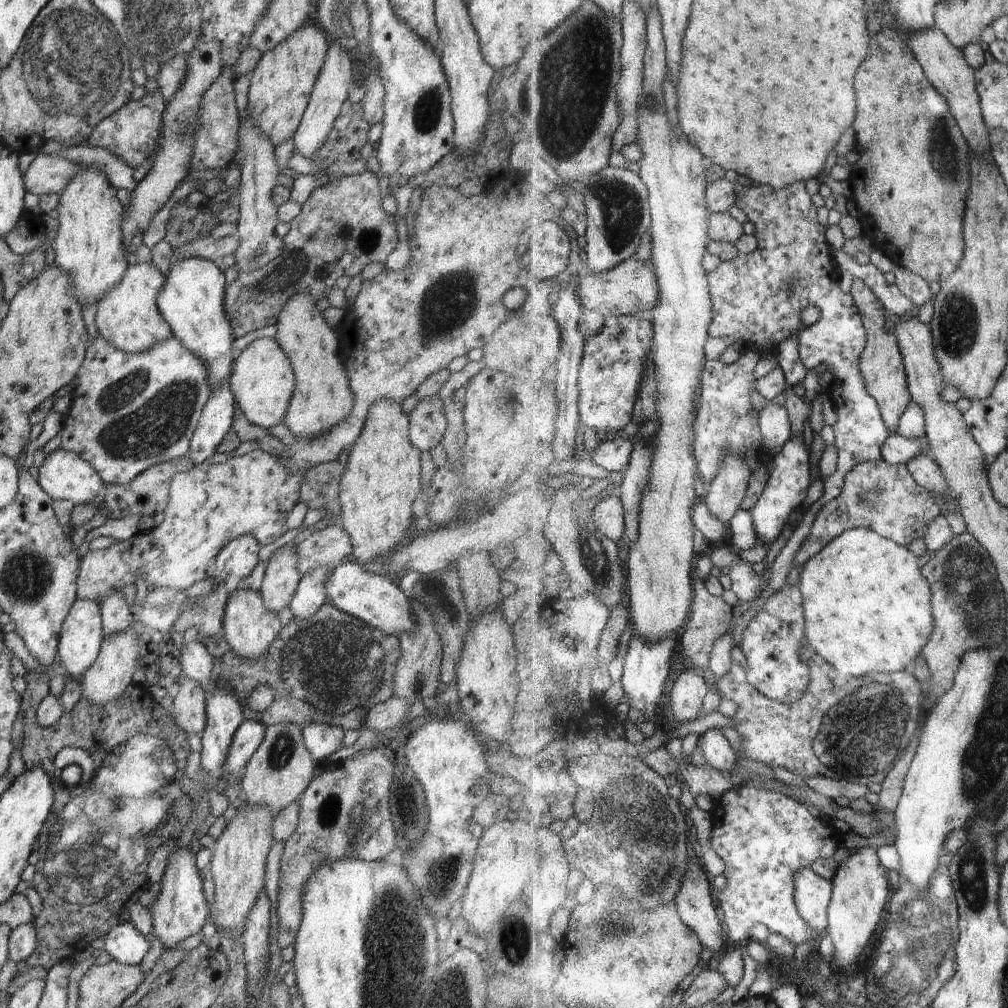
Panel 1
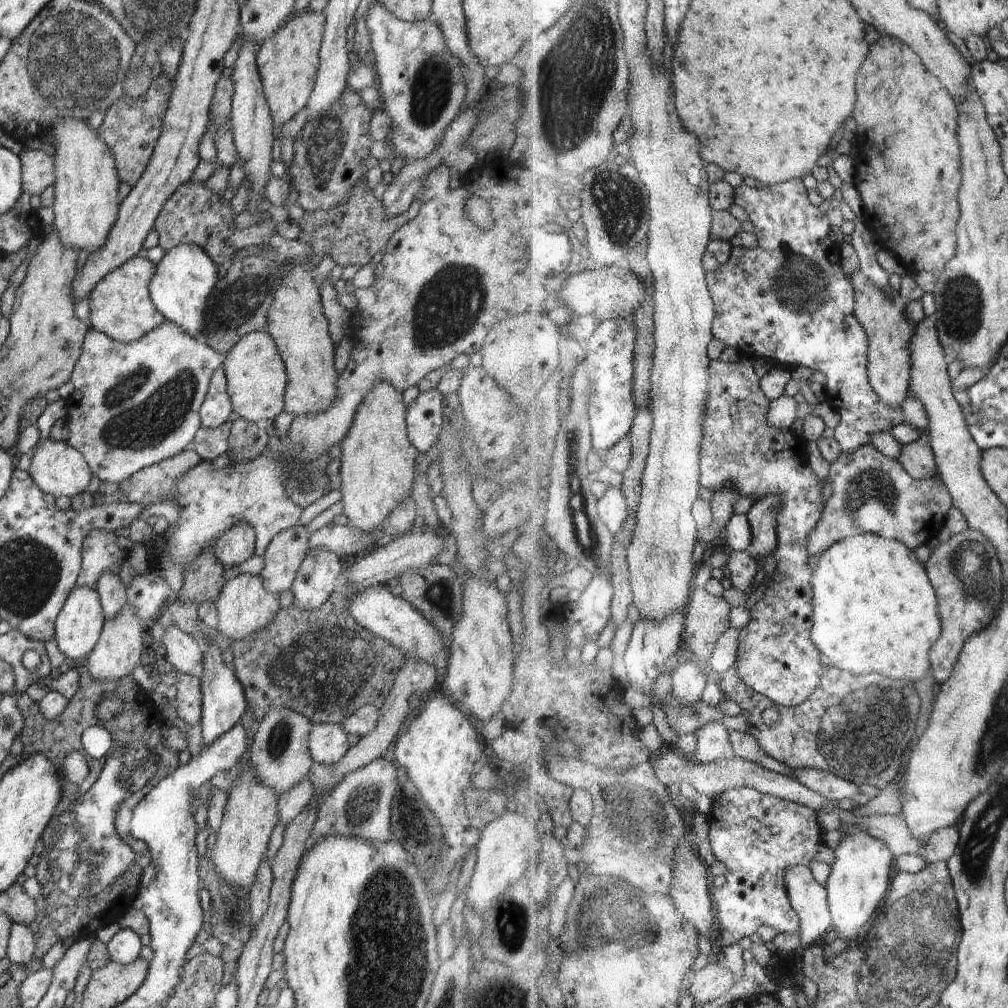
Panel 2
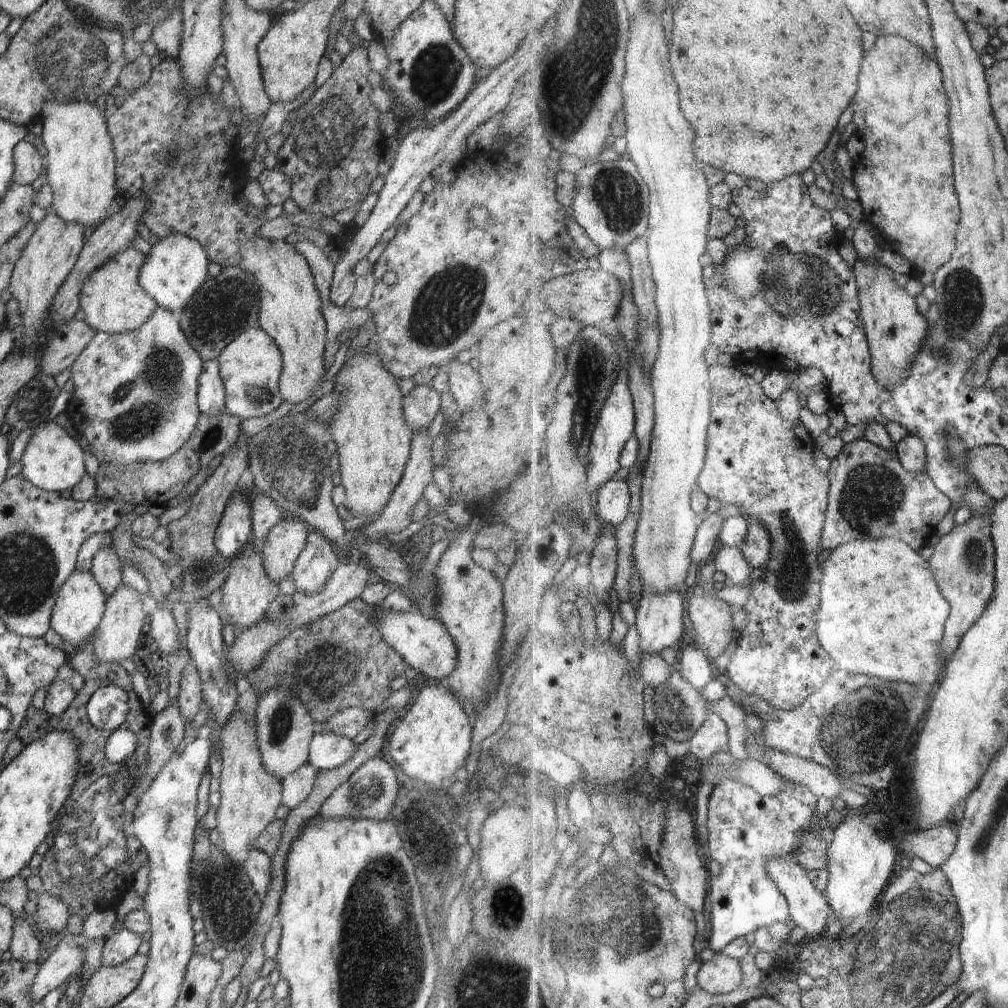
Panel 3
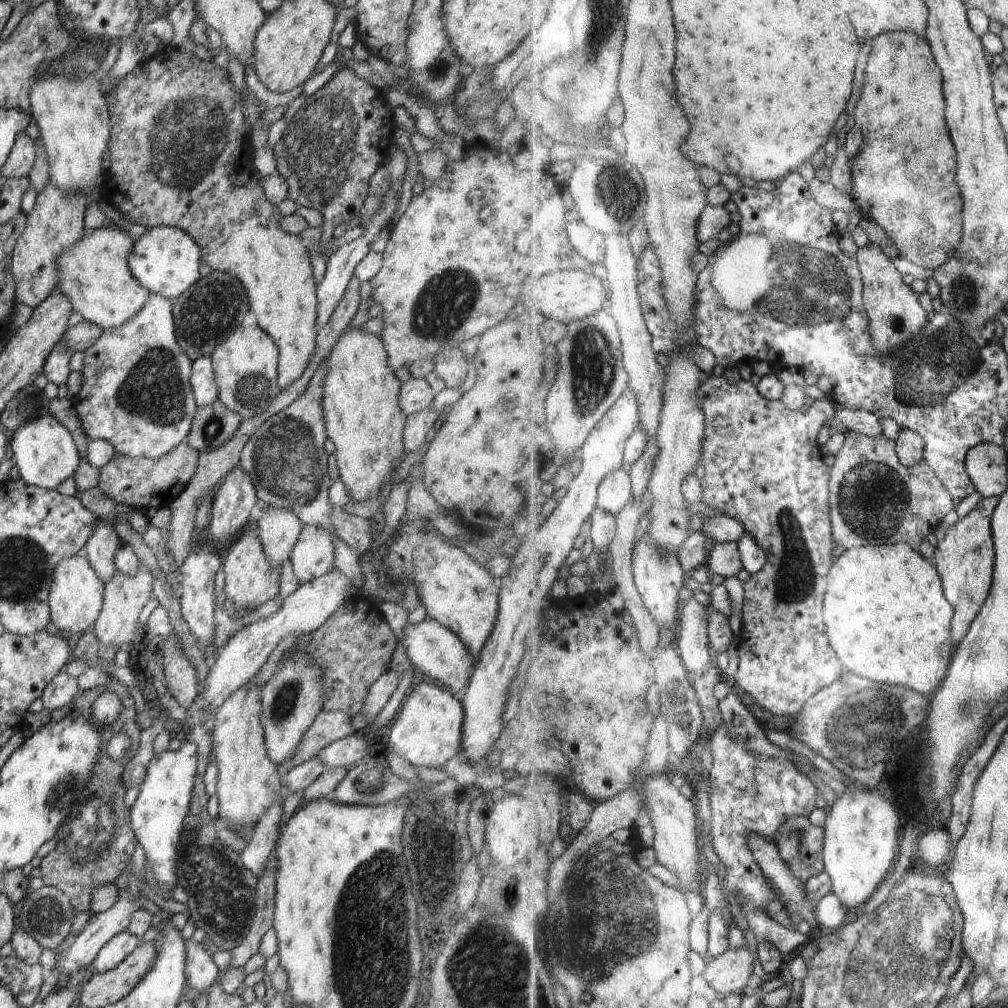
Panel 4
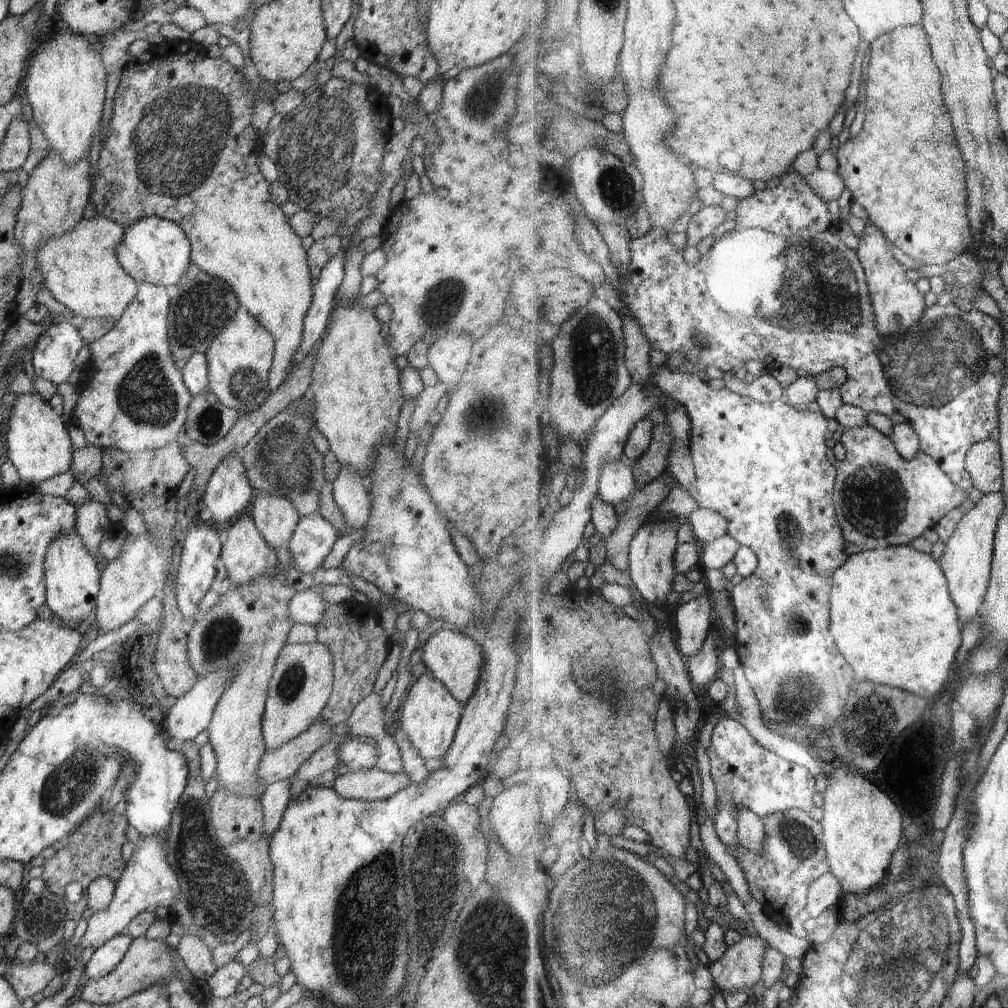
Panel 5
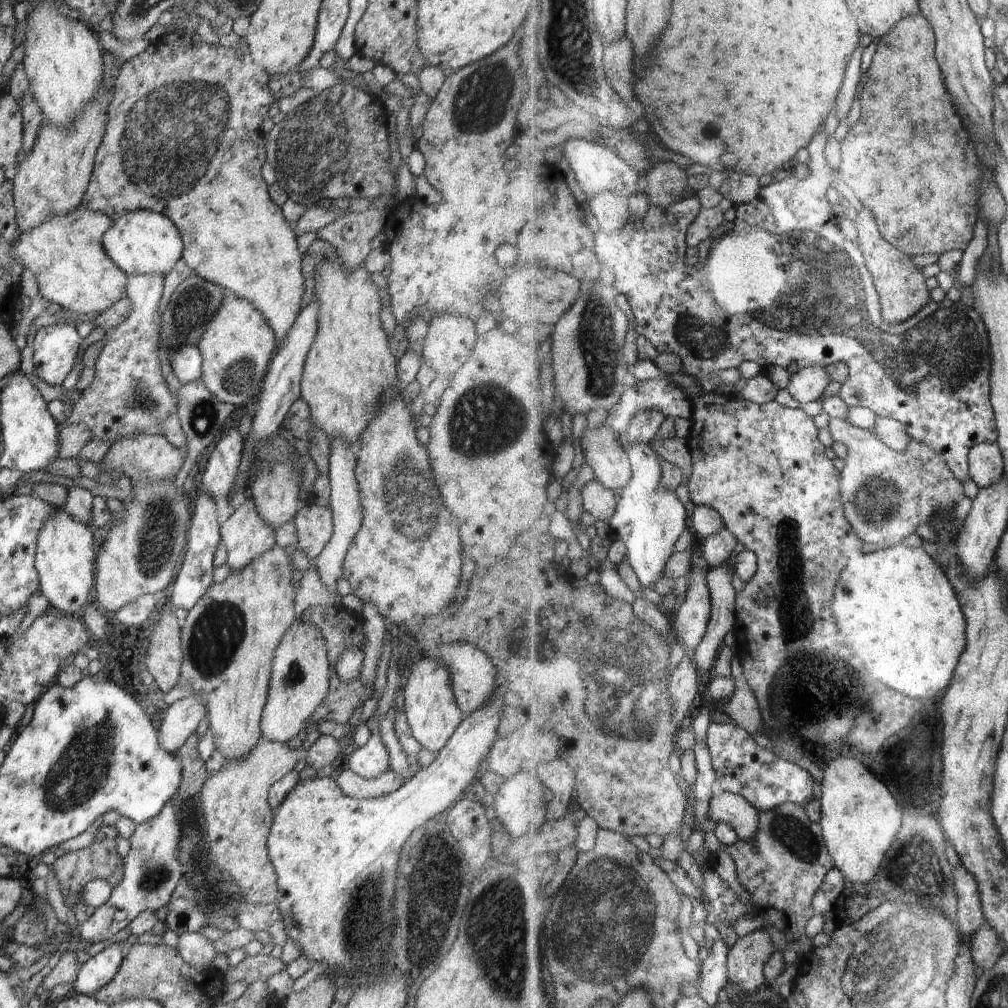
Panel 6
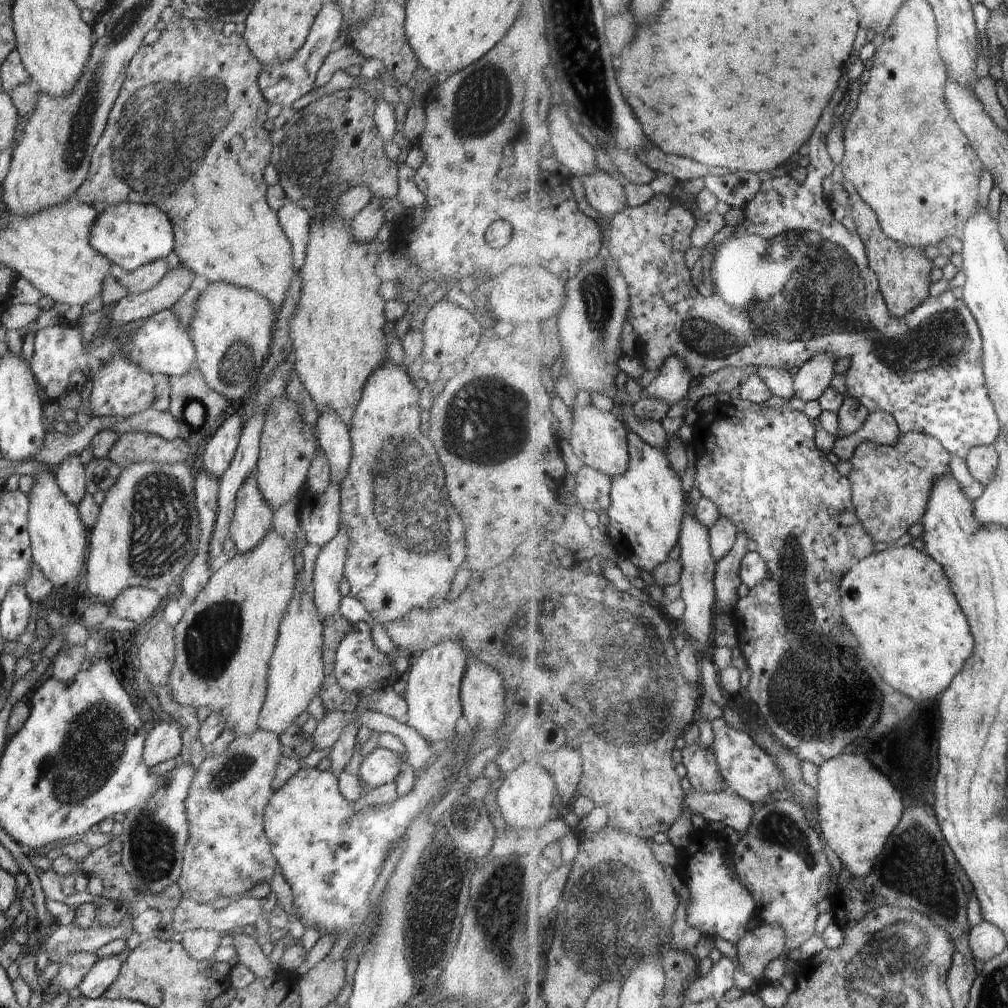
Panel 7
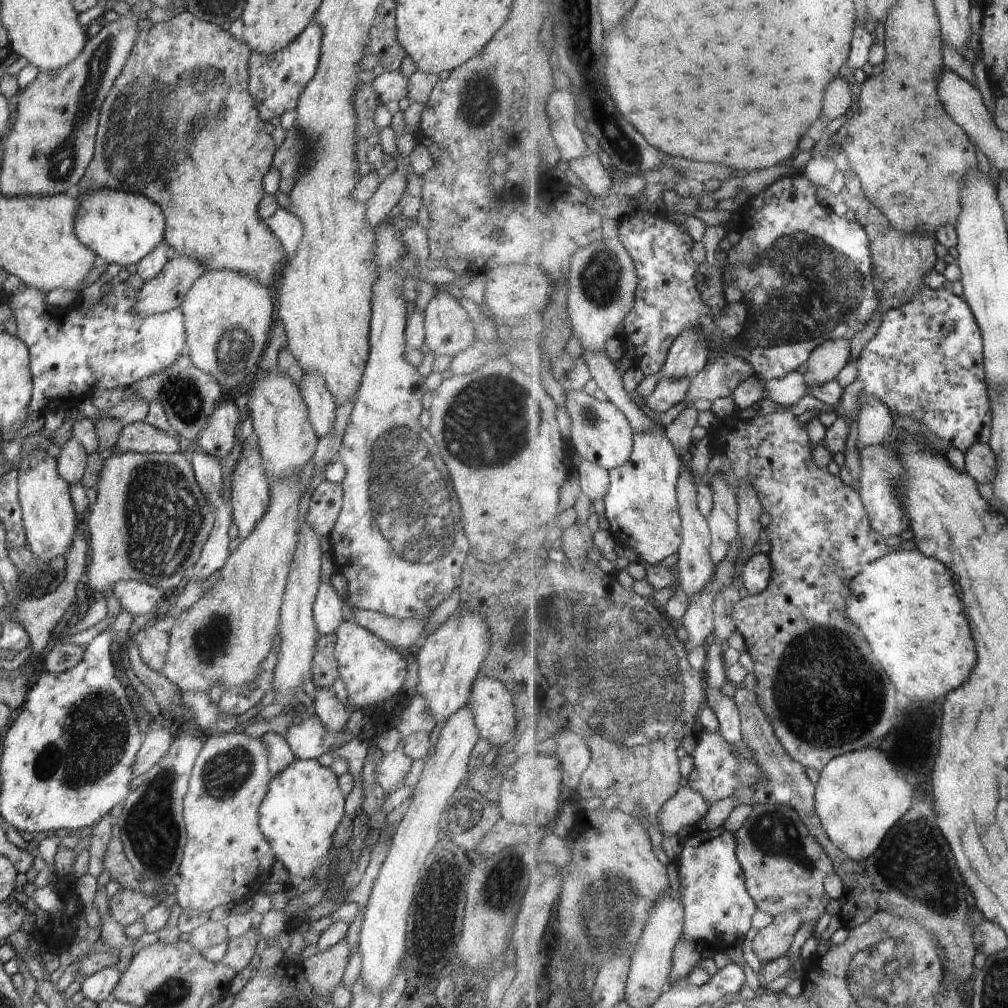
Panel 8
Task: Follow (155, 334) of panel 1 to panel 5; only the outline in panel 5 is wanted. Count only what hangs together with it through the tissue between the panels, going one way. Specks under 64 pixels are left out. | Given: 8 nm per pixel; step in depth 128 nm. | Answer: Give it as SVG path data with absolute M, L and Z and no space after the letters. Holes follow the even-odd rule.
M98 215L90 220L80 220L76 224L76 228L64 232L62 236L52 236L38 246L36 264L44 276L44 287L48 289L51 296L71 310L74 315L84 319L112 318L112 320L118 321L126 308L134 302L134 298L138 294L138 282L124 271L116 256L116 246L122 244L124 230L125 228L116 222Z

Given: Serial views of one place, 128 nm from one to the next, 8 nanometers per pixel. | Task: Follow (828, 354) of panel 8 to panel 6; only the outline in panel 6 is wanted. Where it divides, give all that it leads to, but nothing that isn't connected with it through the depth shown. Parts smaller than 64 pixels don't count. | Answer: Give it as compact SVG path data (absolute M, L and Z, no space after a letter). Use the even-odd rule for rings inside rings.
M809 366L793 375L789 392L802 404L820 400L833 380L827 367Z

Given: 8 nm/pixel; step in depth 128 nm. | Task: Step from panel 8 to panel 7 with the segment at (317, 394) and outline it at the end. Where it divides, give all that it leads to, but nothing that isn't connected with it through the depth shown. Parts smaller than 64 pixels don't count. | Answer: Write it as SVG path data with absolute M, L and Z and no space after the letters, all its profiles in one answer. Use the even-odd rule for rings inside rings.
M322 410L318 414L315 434L330 466L331 483L340 486L348 472L352 456L347 426L342 424L332 410Z

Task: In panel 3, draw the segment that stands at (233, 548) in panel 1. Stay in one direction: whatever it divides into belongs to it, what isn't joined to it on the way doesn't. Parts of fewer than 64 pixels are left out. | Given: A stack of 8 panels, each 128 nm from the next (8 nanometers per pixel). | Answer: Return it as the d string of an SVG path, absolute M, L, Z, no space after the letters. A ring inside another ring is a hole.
M237 491L228 500L226 510L214 534L214 543L220 557L236 558L250 540L252 529L251 504L243 492Z

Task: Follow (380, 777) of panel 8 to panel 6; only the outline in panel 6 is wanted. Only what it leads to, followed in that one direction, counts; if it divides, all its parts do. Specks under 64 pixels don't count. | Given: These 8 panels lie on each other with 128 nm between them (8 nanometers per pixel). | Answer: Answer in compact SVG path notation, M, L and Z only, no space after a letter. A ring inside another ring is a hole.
M372 730L372 736L364 746L356 748L342 763L341 767L366 779L378 778L392 769L389 754L378 736L378 730Z

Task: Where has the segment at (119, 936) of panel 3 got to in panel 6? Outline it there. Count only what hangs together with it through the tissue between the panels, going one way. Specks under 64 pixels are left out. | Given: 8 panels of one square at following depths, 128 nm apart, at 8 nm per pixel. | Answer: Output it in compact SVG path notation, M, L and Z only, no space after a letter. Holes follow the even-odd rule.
M132 933L126 940L113 942L106 949L98 952L96 956L92 956L79 969L76 981L73 983L74 993L92 997L94 992L104 988L116 976L118 968L122 965L123 945L127 943L134 945L137 937Z

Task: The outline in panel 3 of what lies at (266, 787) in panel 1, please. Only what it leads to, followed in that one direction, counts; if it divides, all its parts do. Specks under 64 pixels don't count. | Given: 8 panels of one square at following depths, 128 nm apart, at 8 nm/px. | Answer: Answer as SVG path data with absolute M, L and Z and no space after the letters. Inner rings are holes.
M270 688L258 698L255 714L256 744L262 756L266 772L278 780L284 780L309 760L309 745L318 726L308 708L286 688Z

